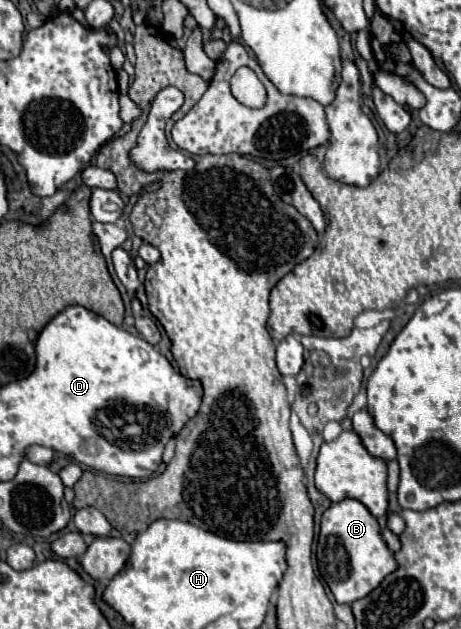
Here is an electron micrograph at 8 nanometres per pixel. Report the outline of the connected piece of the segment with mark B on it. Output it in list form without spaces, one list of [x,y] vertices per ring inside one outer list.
[[[345,498],[325,510],[317,540],[317,564],[319,574],[331,588],[337,604],[353,604],[355,600],[365,598],[397,568],[395,556],[381,536],[377,518],[353,498]]]

